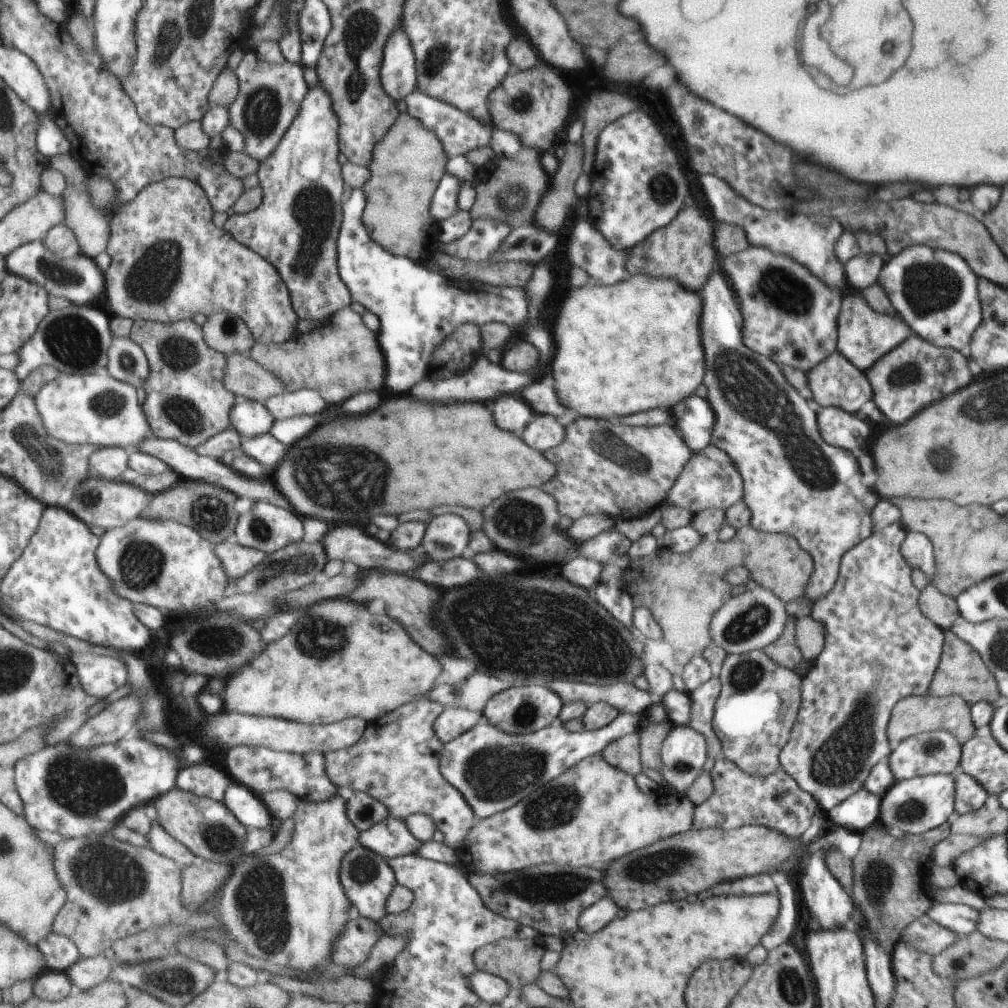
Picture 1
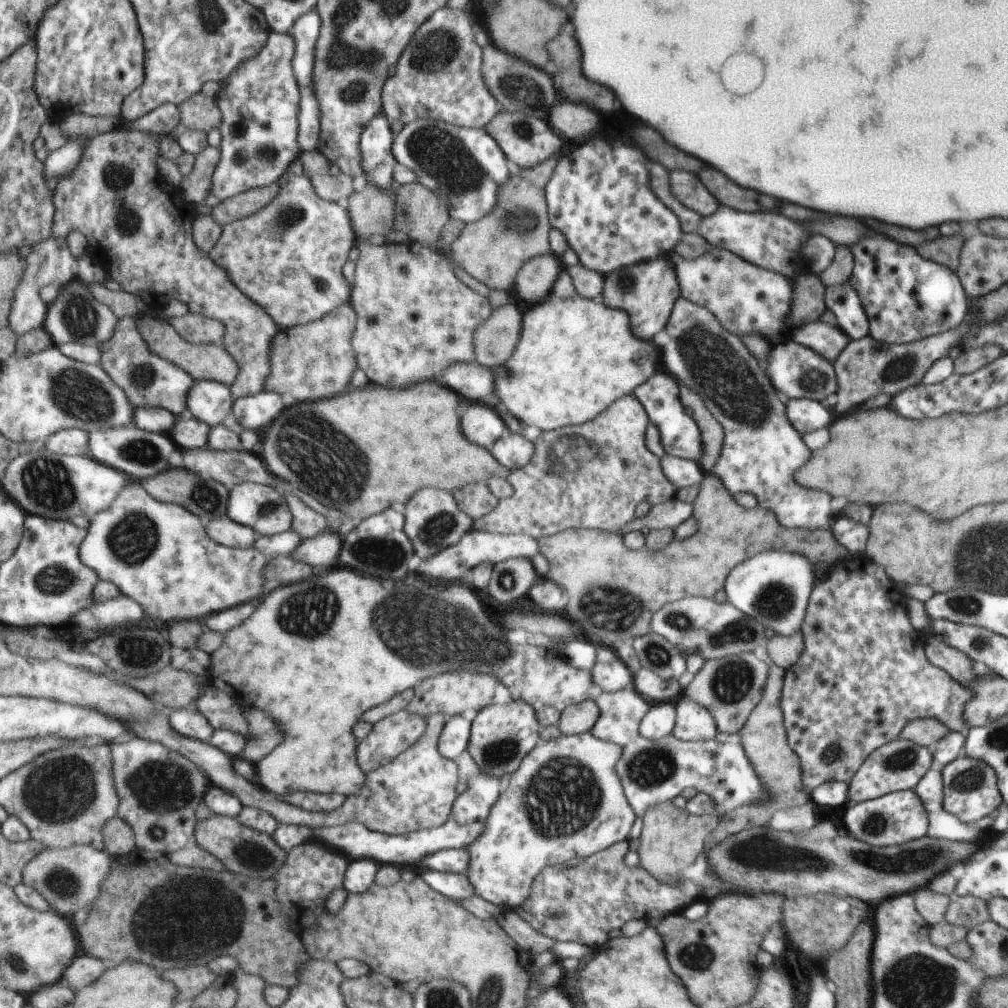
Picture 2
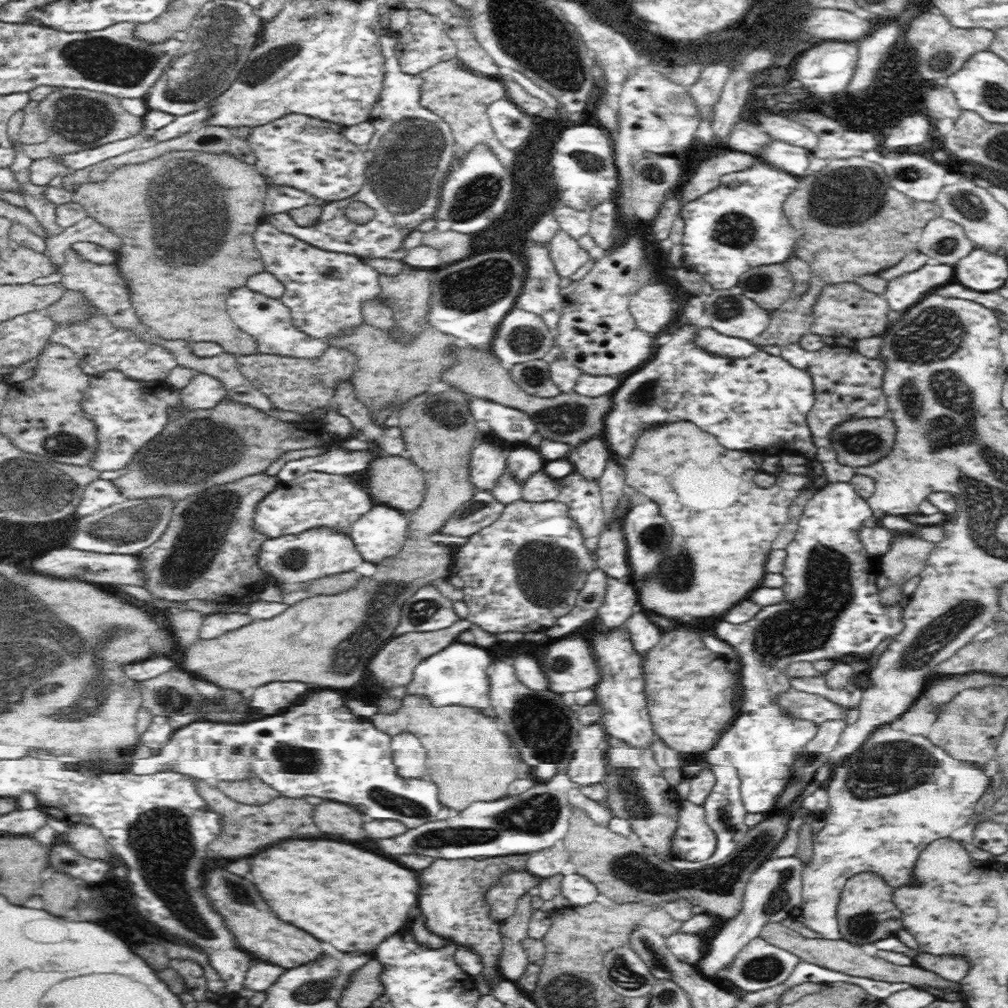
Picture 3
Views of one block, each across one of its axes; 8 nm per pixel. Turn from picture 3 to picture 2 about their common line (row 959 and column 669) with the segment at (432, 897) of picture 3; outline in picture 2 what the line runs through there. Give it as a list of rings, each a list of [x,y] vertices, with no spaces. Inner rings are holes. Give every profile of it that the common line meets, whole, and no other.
[[[632,394],[625,400],[623,396],[613,402],[601,415],[579,425],[567,425],[564,430],[540,432],[531,441],[533,452],[525,466],[510,471],[505,480],[511,485],[511,496],[498,501],[497,506],[472,521],[472,530],[493,534],[523,533],[533,540],[548,539],[560,532],[576,528],[595,528],[605,533],[618,534],[634,518],[634,510],[639,502],[649,502],[650,506],[667,502],[676,488],[663,476],[659,458],[645,446],[645,432],[649,427],[648,413],[644,405]]]

